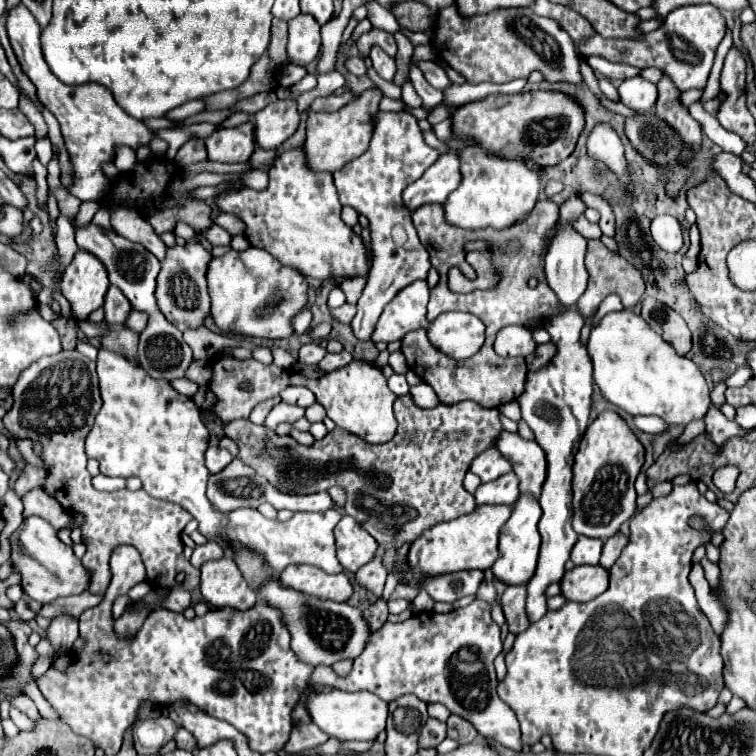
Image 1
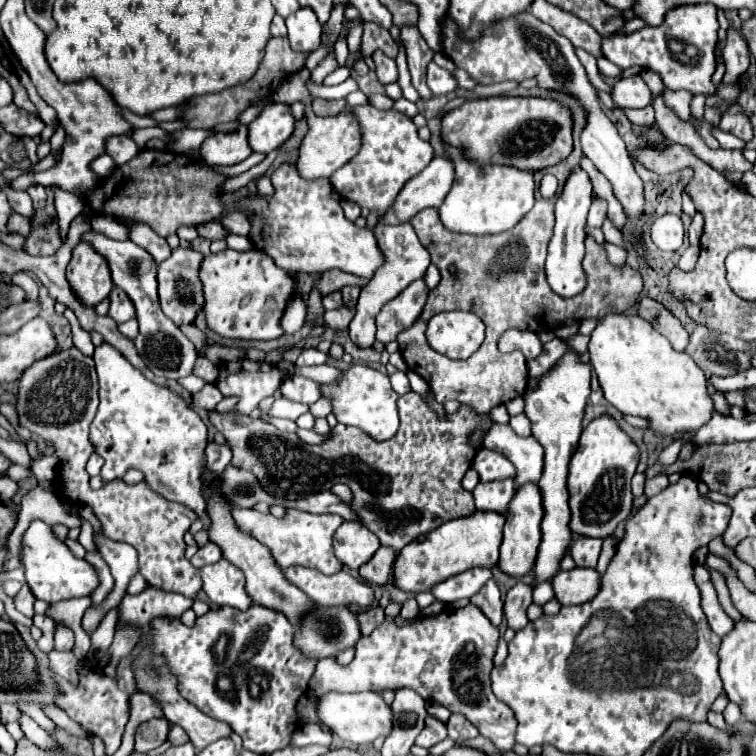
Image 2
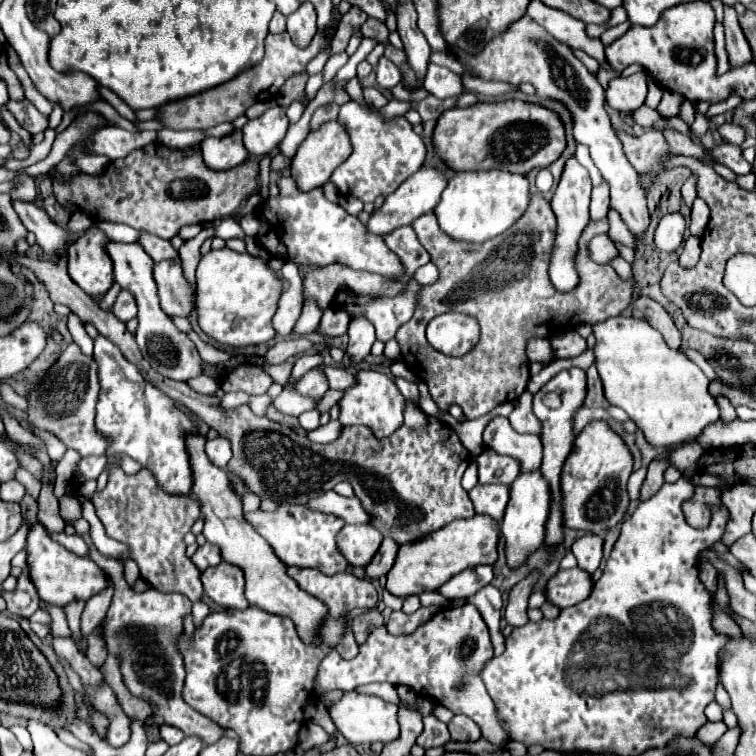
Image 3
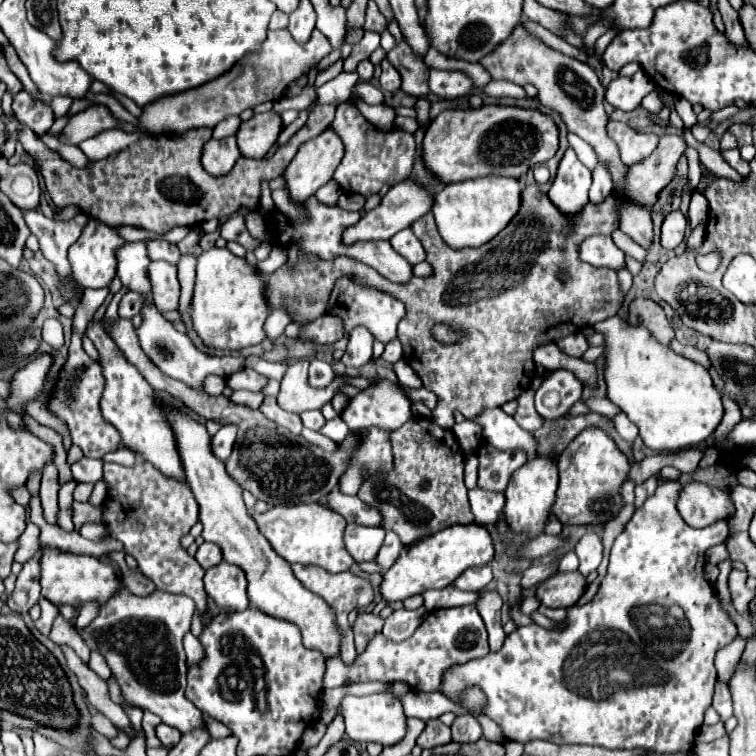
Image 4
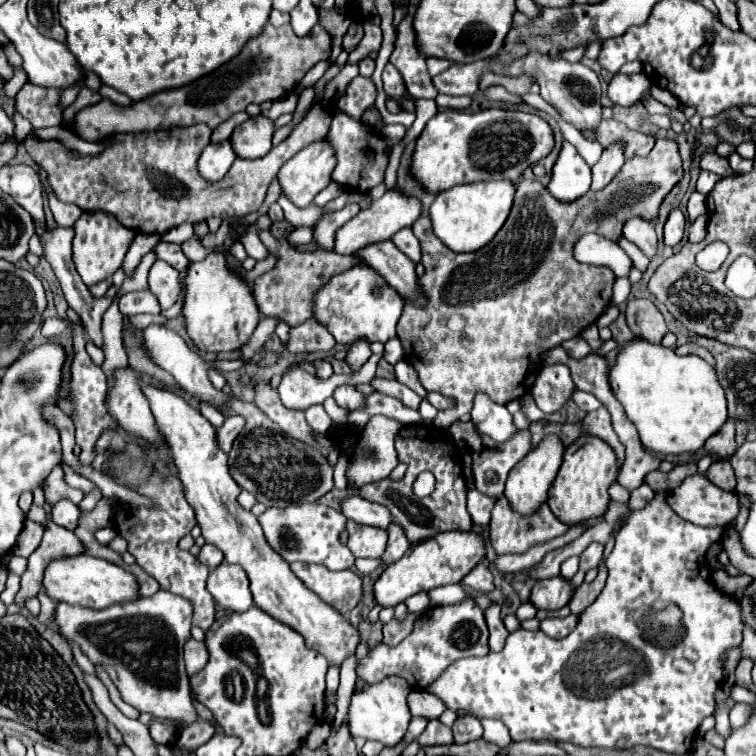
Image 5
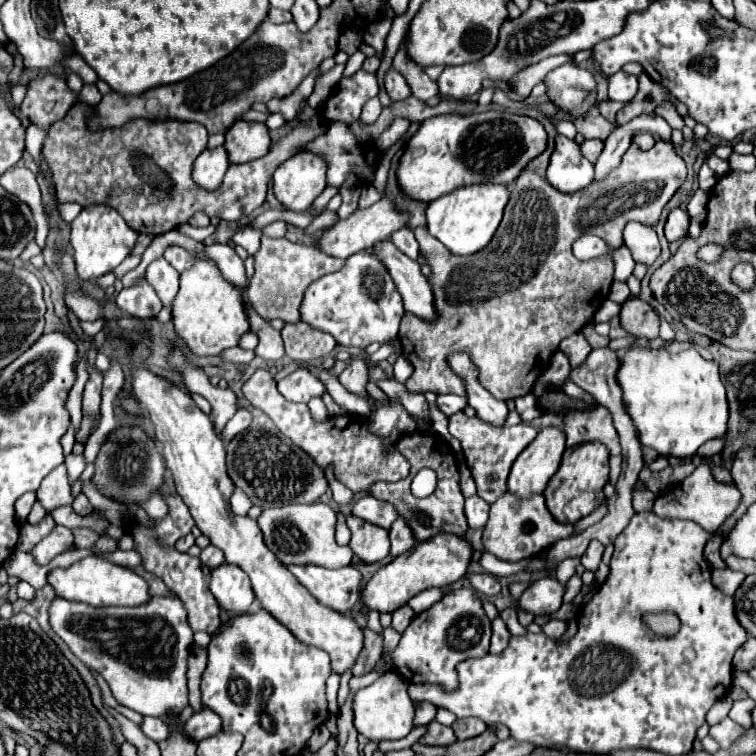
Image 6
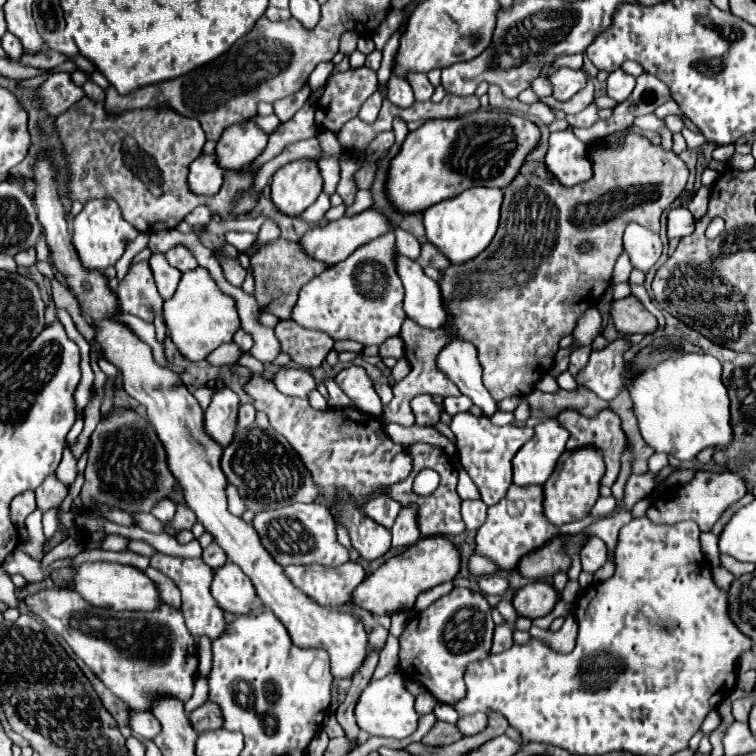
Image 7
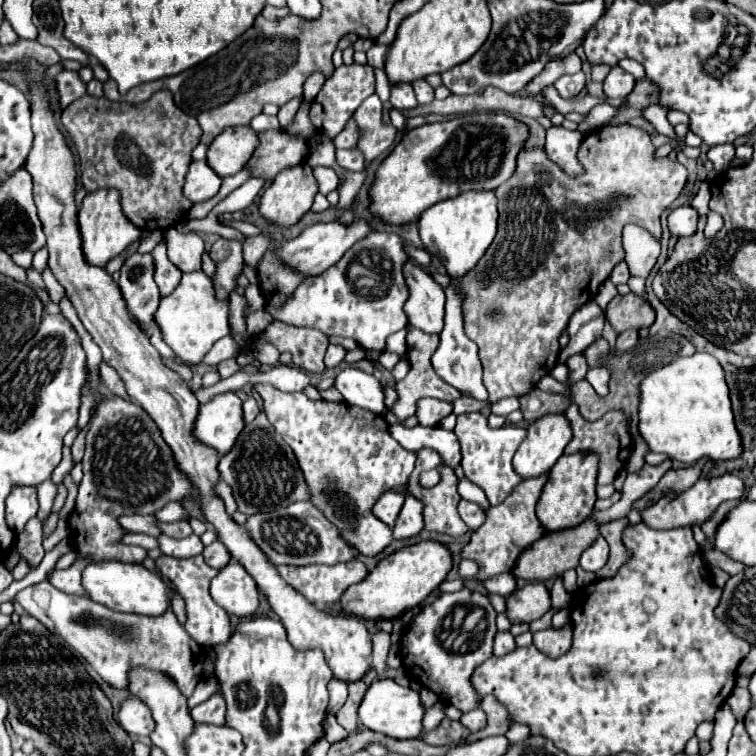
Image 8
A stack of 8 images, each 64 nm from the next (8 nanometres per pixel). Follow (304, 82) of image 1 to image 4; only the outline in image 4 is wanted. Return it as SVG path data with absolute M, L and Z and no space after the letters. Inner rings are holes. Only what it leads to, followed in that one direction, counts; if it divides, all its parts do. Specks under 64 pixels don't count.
M358 96L356 98L357 107L360 113L373 125L382 130L387 130L392 127L396 114L393 107L389 105L368 105L364 103Z

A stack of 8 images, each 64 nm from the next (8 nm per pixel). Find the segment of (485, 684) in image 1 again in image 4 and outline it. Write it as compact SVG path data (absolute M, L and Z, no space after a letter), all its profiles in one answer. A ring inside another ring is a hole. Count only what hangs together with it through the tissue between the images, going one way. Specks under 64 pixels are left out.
M474 604L458 608L440 608L430 612L416 628L414 636L404 642L390 642L382 634L376 634L368 644L366 652L360 654L352 666L344 666L340 658L326 660L324 688L342 686L346 680L352 682L408 682L416 692L436 692L440 688L440 672L452 664L480 658L490 652L488 632Z

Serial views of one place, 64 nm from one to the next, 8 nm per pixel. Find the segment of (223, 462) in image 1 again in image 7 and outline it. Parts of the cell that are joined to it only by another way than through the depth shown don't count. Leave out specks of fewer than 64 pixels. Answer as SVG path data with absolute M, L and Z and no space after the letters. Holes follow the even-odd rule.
M246 402L240 406L240 412L238 412L238 428L244 428L244 426L250 426L254 422L254 416L256 416L256 408L252 402Z

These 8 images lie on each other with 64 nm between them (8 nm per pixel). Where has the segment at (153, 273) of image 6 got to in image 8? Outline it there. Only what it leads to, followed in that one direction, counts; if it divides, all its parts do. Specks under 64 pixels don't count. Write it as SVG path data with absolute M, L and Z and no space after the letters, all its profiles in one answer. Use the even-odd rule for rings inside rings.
M158 242L158 246L152 250L152 256L156 260L154 280L156 280L158 288L160 288L160 294L166 296L166 294L170 294L178 286L182 272L168 260L168 256L166 256L166 244L164 242Z

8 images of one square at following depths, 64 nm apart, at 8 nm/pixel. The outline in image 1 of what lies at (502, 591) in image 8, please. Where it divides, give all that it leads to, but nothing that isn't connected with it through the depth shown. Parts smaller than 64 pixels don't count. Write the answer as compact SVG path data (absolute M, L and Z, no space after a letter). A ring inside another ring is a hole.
M464 570L464 572L452 572L452 574L428 578L424 580L422 588L436 602L454 602L464 596L476 594L482 580L484 580L482 570Z

